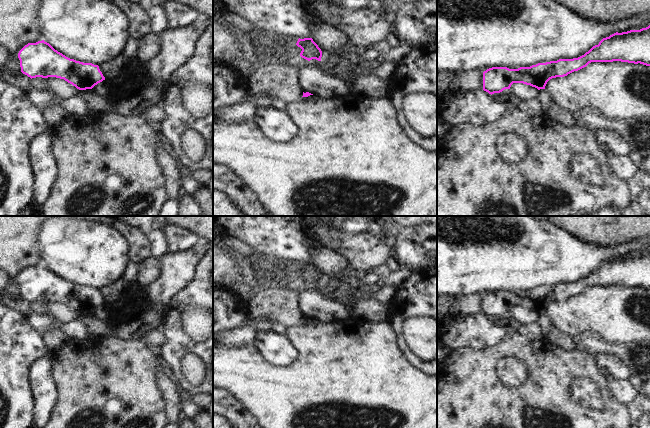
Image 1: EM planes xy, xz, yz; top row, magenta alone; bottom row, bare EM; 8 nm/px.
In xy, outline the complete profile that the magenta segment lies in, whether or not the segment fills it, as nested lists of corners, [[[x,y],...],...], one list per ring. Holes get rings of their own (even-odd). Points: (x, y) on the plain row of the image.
[[[44,264],[28,267],[18,277],[21,296],[28,301],[64,303],[79,314],[92,313],[105,304],[98,289],[70,283]]]

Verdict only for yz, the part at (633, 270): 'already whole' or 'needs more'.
already whole

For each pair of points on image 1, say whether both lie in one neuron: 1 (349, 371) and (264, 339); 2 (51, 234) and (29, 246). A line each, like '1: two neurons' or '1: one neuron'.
1: two neurons
2: two neurons

